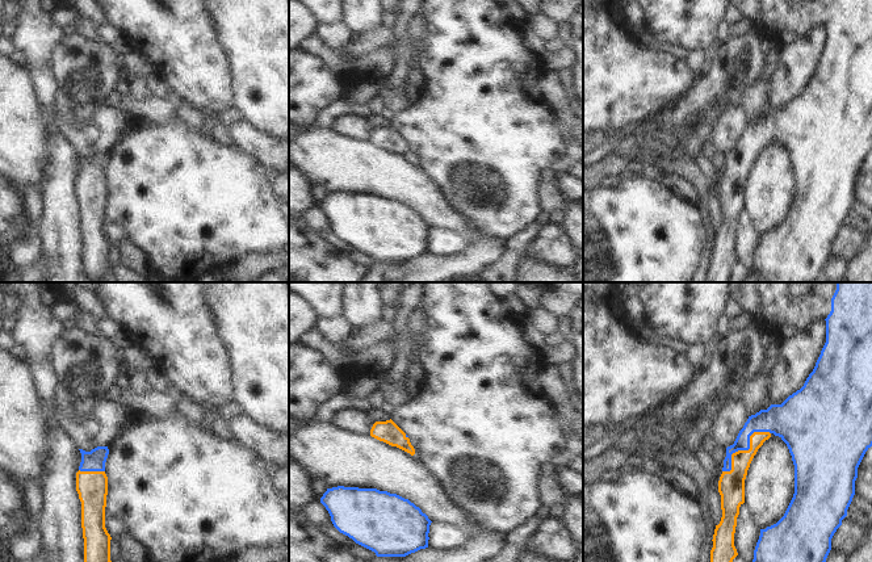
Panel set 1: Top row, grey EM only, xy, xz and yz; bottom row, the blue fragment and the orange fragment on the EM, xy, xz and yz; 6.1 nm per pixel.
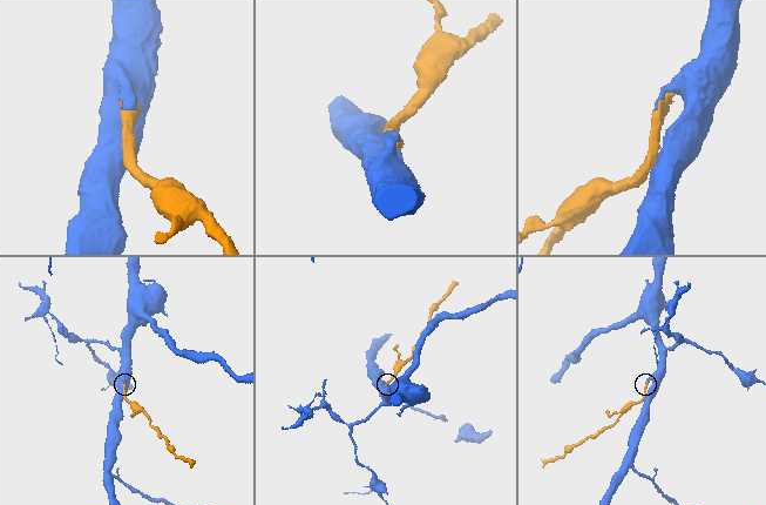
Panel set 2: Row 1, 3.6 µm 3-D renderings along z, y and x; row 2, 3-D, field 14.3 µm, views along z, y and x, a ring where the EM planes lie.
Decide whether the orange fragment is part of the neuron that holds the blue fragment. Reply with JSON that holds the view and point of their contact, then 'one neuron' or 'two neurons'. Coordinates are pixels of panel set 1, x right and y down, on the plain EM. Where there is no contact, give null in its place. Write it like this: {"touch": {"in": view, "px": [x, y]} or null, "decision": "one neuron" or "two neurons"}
{"touch": {"in": "yz", "px": [745, 155]}, "decision": "one neuron"}

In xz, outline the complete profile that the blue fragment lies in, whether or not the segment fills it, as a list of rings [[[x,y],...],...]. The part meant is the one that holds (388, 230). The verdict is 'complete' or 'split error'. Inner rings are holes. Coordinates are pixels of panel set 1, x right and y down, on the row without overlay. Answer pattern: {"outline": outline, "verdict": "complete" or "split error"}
{"outline": [[[338,192],[320,204],[334,232],[377,263],[406,263],[428,253],[431,226],[397,200]]], "verdict": "complete"}

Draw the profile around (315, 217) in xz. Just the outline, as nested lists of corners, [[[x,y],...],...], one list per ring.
[[[315,205],[315,206],[310,207],[302,217],[307,222],[307,225],[310,227],[313,227],[316,234],[320,235],[320,238],[323,240],[343,249],[345,253],[349,255],[349,257],[353,261],[356,261],[366,268],[370,268],[376,263],[374,257],[356,249],[352,244],[340,239],[334,232],[334,230],[331,227],[331,222],[328,219],[328,217],[326,215],[326,213],[320,209],[320,206]]]

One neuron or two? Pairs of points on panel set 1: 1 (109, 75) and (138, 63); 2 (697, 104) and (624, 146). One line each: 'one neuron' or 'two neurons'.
1: two neurons
2: two neurons

